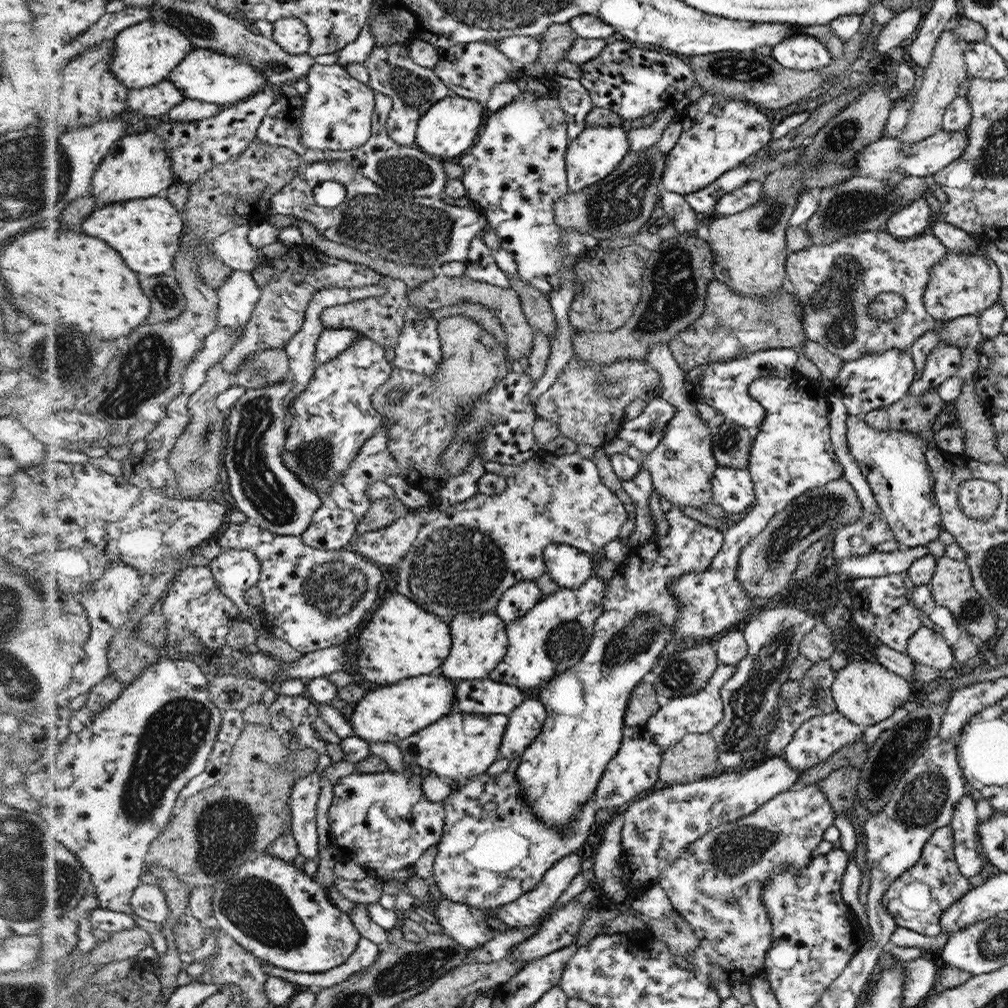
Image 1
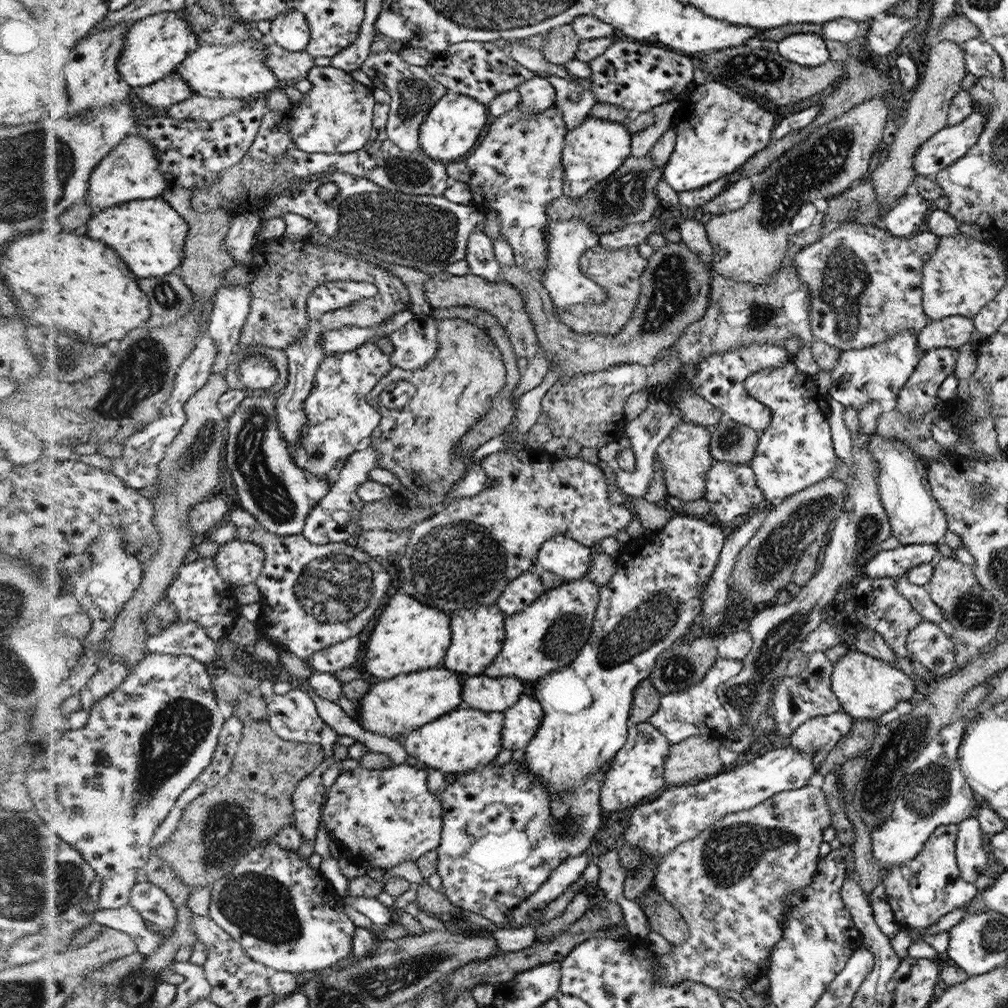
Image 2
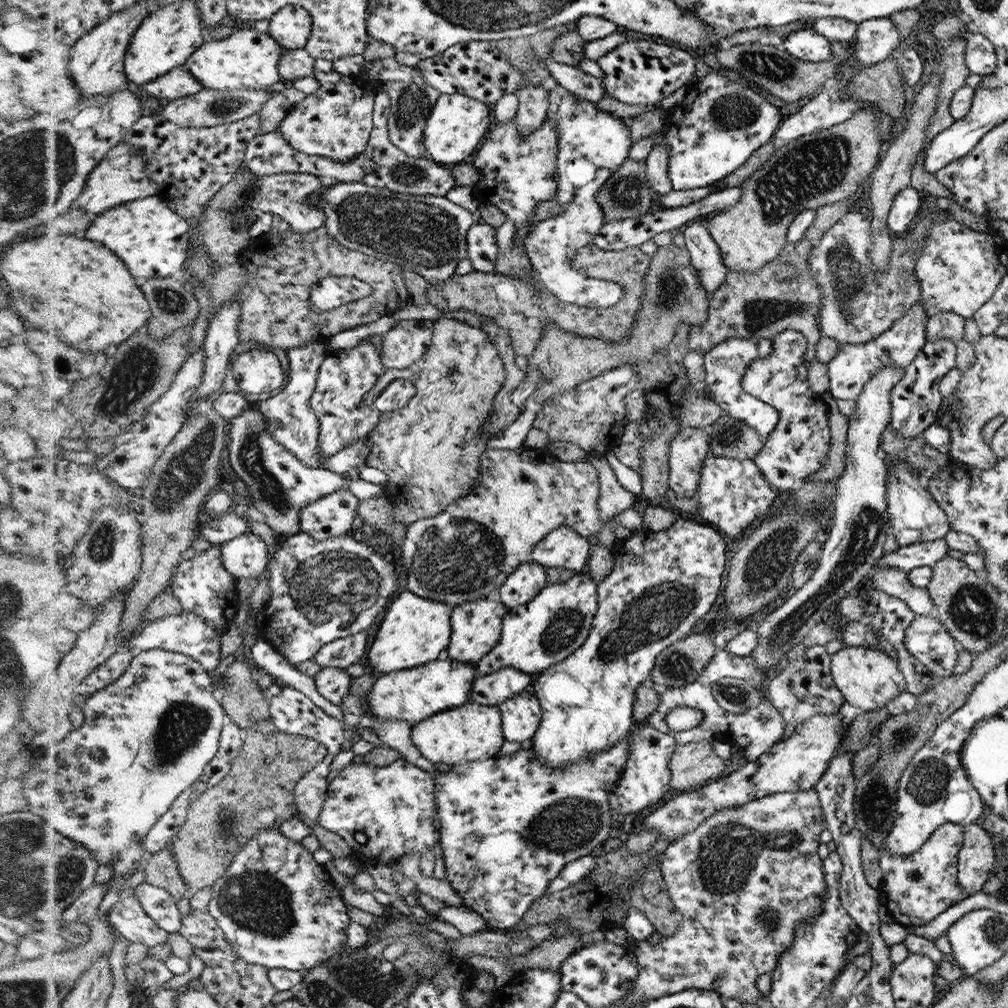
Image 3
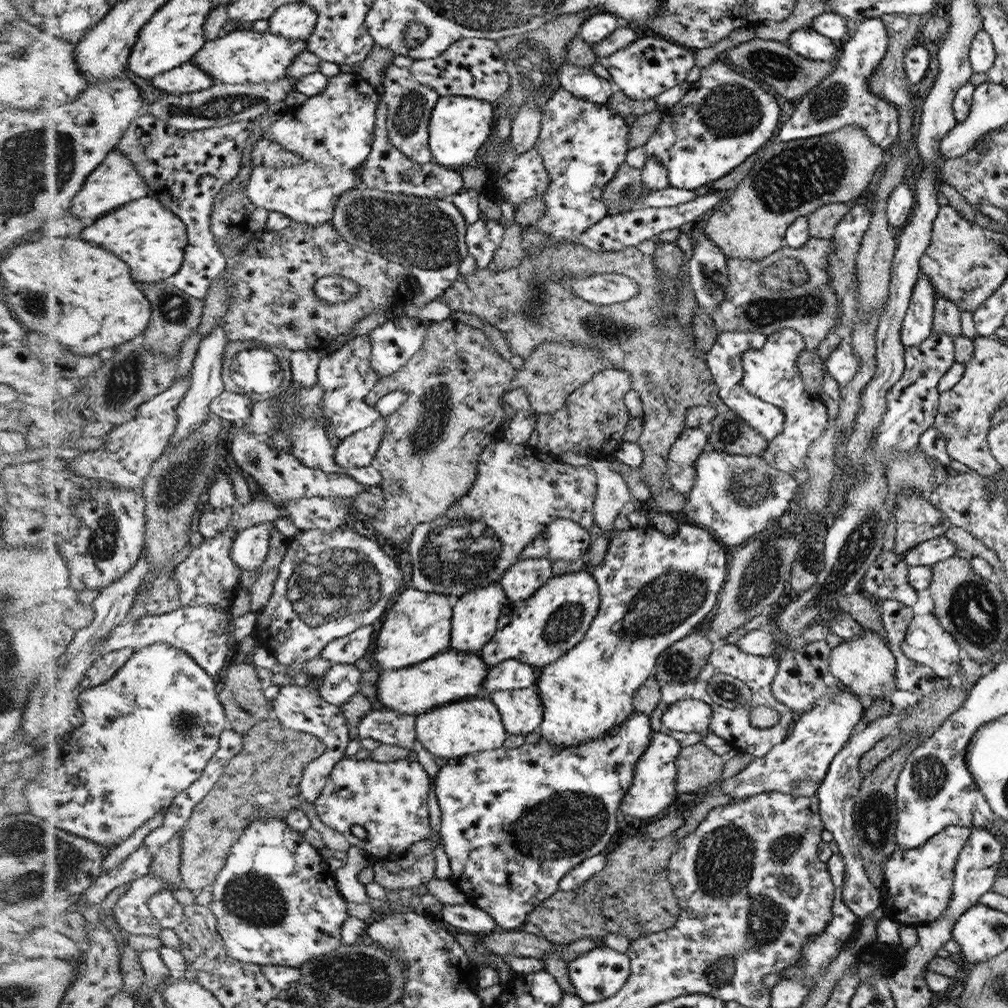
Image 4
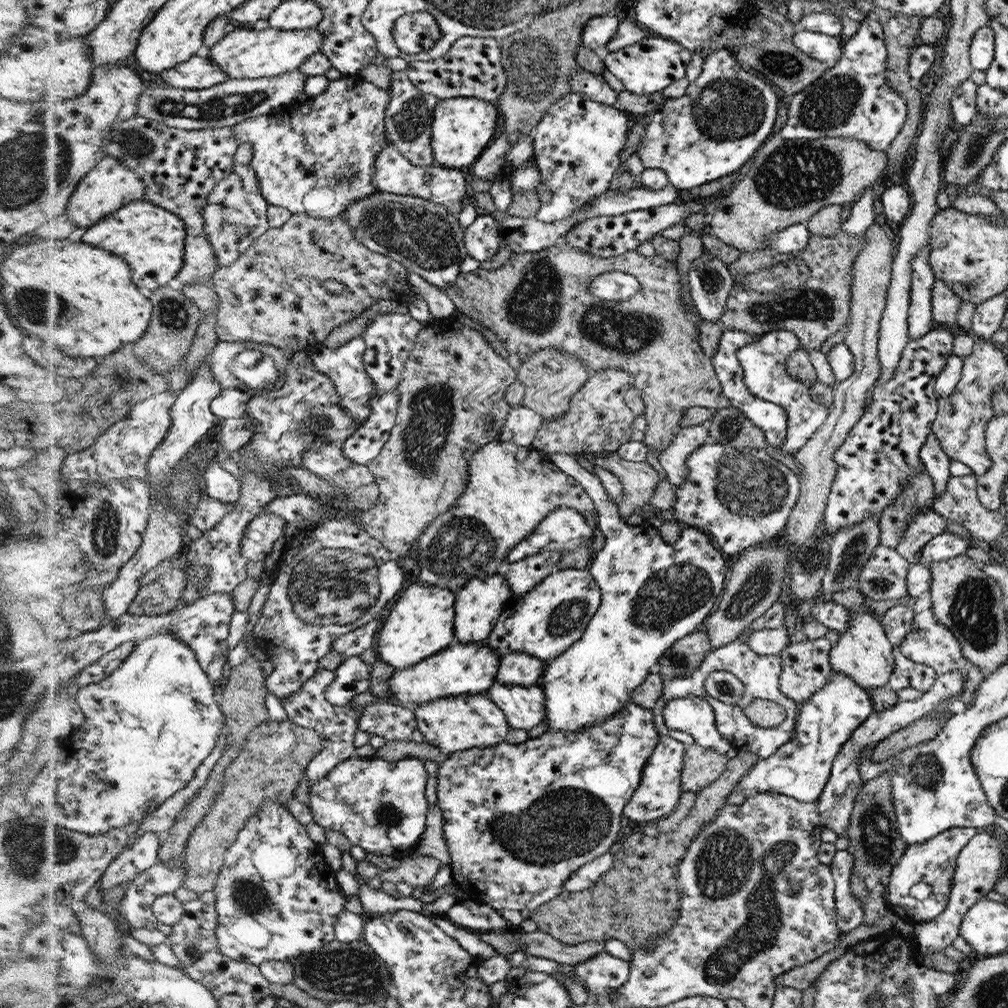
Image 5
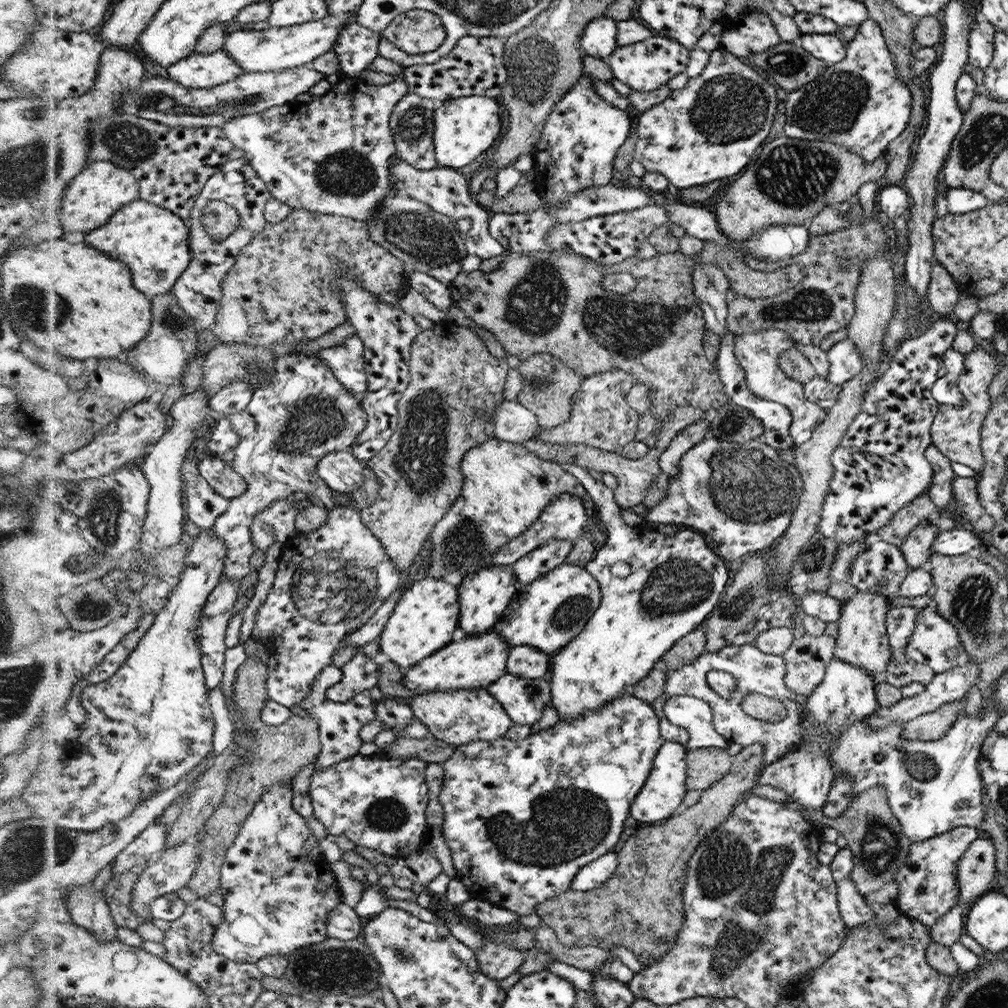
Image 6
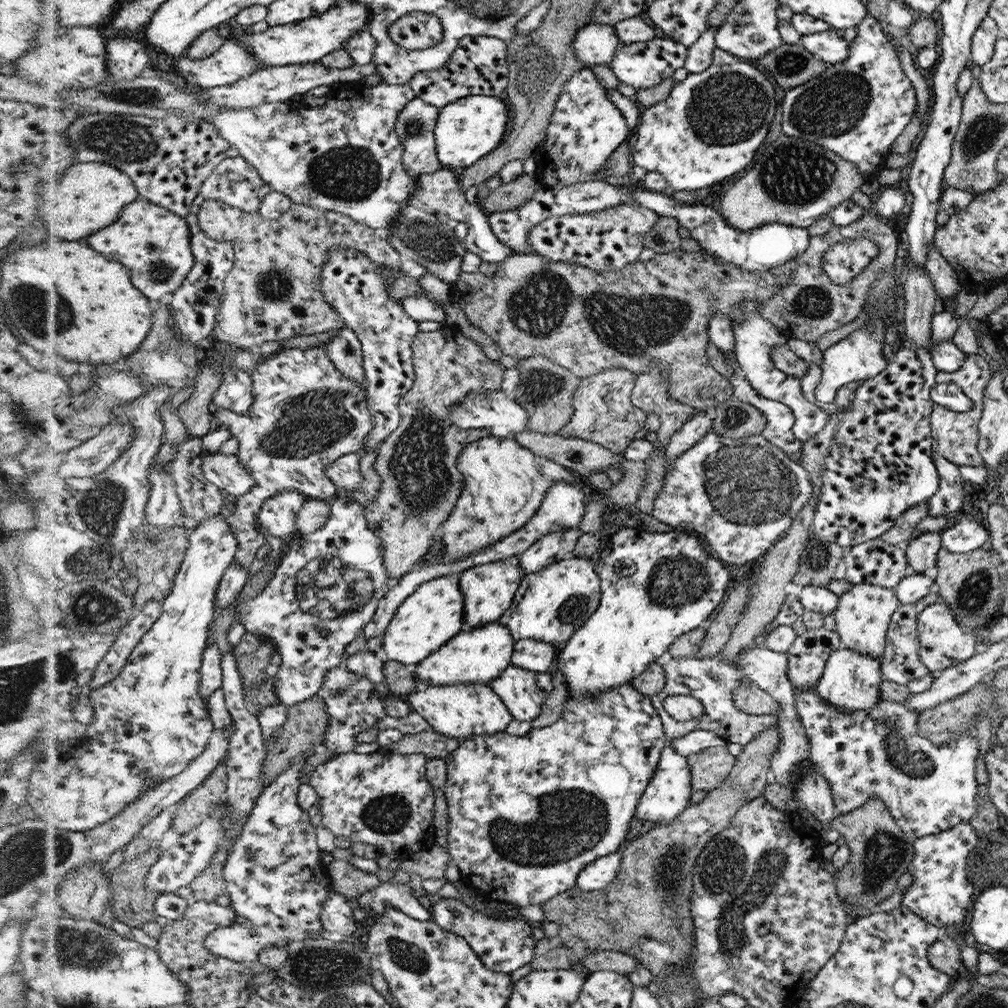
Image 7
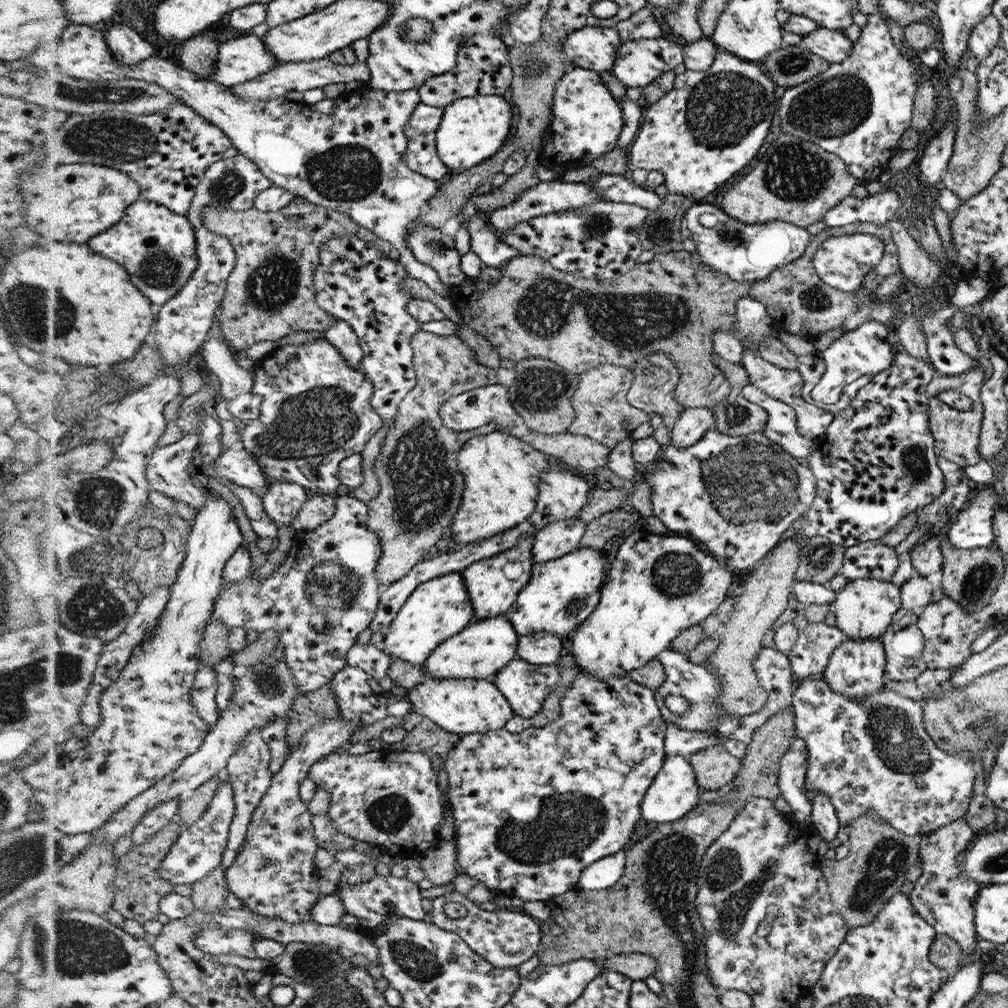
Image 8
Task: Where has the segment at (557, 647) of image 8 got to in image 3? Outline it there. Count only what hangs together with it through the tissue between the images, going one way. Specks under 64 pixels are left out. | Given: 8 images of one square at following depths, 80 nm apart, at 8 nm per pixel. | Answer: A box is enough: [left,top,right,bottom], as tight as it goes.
[468,667,534,706]

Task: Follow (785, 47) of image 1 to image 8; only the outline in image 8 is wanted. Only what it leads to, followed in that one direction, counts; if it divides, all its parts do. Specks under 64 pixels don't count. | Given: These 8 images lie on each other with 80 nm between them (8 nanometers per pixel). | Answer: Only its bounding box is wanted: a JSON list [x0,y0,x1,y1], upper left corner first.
[802,28,854,64]

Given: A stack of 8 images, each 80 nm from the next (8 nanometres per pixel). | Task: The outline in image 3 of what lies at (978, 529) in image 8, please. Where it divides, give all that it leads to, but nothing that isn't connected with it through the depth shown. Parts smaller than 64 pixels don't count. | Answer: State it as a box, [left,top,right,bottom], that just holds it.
[873,539,948,573]

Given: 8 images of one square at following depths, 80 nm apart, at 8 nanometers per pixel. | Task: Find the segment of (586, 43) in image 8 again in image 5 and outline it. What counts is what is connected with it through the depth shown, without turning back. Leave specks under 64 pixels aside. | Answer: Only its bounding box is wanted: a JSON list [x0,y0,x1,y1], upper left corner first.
[582,13,621,54]

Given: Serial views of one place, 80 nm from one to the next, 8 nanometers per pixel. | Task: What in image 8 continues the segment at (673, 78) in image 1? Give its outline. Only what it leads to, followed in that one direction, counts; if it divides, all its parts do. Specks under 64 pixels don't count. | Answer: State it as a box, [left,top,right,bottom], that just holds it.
[611,38,685,88]

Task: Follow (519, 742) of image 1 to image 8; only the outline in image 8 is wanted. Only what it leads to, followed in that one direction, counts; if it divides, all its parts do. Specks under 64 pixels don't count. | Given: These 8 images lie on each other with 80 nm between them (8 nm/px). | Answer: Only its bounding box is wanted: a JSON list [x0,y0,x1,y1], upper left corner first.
[493,658,560,718]

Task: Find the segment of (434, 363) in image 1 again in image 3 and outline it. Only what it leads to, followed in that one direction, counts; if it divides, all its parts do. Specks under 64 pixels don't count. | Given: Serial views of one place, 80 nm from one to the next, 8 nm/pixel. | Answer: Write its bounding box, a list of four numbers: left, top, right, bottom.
[379,320,433,370]

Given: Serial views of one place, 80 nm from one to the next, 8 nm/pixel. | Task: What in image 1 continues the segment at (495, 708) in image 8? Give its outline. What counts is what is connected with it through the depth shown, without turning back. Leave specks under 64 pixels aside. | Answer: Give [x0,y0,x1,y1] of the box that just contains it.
[400,712,509,784]

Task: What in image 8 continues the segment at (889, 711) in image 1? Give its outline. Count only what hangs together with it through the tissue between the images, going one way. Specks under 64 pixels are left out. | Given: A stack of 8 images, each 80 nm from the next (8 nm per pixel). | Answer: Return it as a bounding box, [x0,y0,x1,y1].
[832,578,901,639]

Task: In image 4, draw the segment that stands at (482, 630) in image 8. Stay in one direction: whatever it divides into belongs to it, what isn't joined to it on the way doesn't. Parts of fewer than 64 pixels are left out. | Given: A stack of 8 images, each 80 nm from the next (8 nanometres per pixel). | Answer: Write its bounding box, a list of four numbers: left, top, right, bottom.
[373,649,489,716]

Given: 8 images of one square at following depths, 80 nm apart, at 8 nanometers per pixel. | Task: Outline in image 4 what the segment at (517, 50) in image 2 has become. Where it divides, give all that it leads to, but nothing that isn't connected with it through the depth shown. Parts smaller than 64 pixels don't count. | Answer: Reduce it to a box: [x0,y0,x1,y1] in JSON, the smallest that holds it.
[558,64,616,104]

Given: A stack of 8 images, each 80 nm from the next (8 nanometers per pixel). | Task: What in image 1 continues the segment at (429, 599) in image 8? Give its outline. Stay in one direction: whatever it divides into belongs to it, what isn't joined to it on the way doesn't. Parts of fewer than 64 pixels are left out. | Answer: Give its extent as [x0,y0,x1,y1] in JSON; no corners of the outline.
[354,593,453,687]

